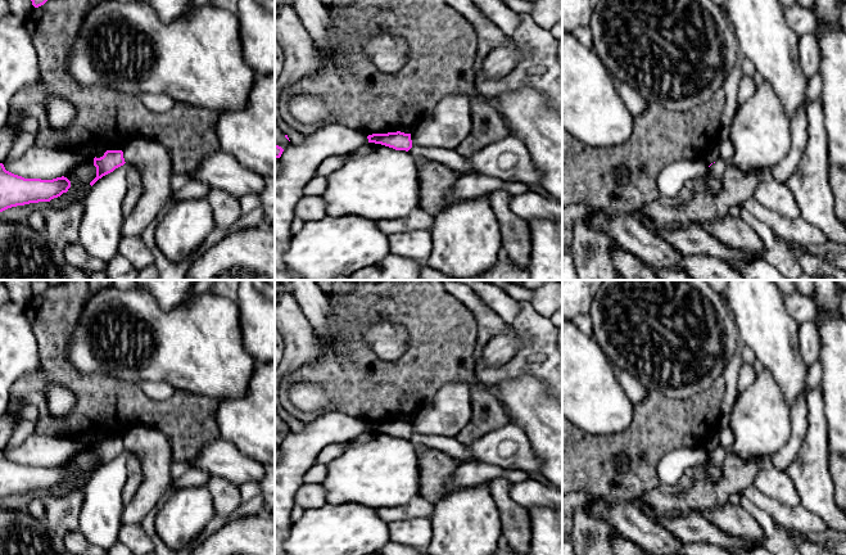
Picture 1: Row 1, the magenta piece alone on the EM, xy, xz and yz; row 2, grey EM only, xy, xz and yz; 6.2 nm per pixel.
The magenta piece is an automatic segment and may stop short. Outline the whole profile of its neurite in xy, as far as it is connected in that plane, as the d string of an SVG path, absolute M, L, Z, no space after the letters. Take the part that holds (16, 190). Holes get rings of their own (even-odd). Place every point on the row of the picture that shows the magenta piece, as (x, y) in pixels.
M0 163L0 212L30 203L50 202L67 193L71 181L62 176L53 180L24 179Z

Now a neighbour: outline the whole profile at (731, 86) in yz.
M738 59L721 87L725 92L727 101L721 114L720 139L729 139L730 123L738 108L737 92L742 76L743 69L741 59Z

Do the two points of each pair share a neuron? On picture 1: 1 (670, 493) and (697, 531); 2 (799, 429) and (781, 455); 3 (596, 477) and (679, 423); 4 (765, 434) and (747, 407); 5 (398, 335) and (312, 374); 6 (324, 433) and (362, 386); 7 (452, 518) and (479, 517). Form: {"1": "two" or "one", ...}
{"1": "two", "2": "one", "3": "one", "4": "one", "5": "two", "6": "two", "7": "one"}

